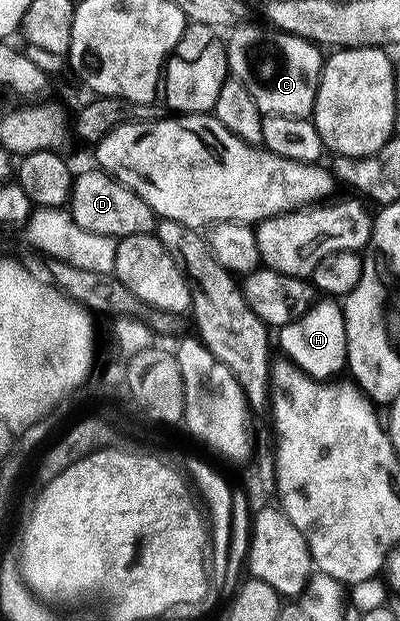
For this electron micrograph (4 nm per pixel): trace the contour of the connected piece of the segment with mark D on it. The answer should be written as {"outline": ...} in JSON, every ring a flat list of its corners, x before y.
{"outline":[[102,169,95,171,83,171,74,176,71,184,71,198,69,210,73,221,81,225,81,229,89,229,89,233,101,233,113,237,116,241,130,235,150,235,154,232,157,216,151,210,151,206,133,189,129,189,124,183,116,181,112,175]]}

